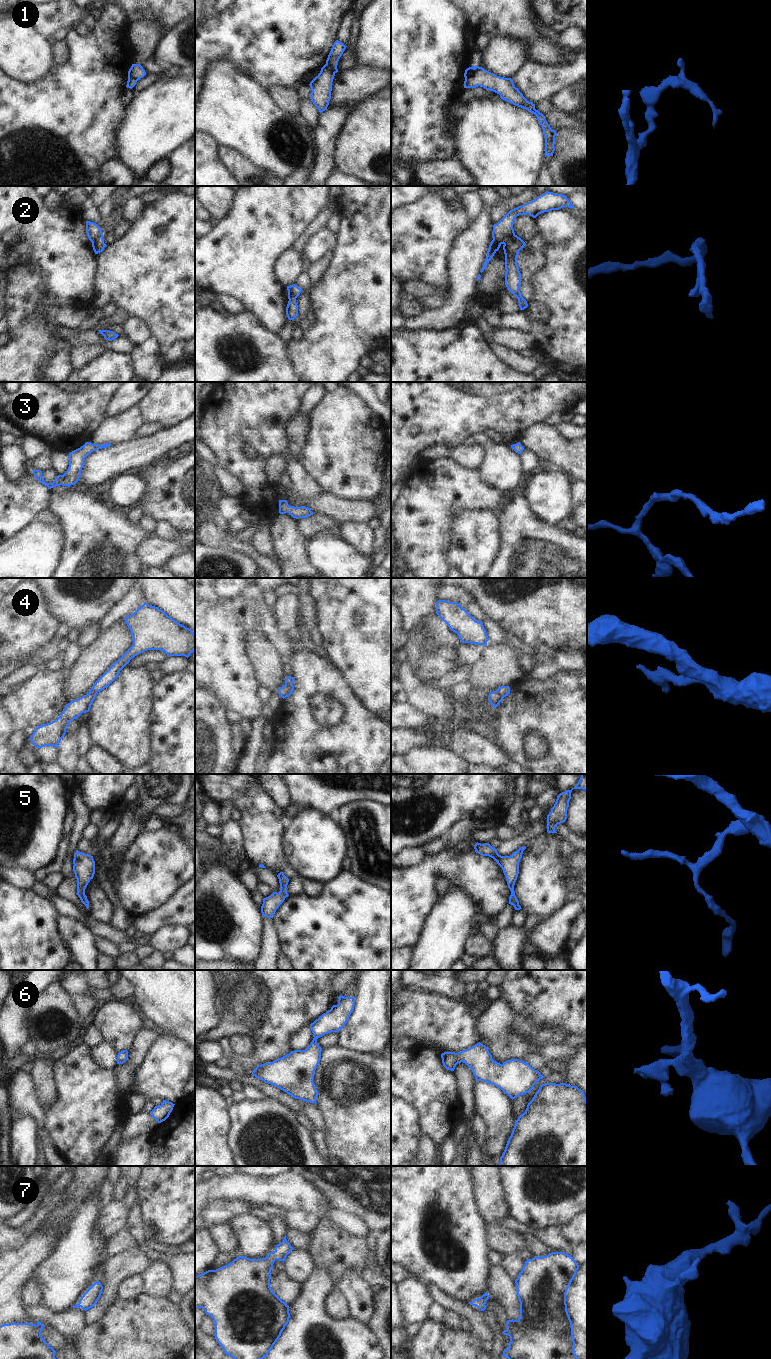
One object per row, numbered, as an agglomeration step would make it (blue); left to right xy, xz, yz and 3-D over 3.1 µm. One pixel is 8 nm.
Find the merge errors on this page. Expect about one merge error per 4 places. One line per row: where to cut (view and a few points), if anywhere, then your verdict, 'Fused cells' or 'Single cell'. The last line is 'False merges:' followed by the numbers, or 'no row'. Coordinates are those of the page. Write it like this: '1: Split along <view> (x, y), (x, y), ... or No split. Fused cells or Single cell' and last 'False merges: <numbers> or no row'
1: Split along yz (474, 68), (474, 71), (465, 79). Fused cells
2: Split along xy (102, 234), (92, 242). Fused cells
3: No split. Single cell
4: Split along xy (88, 693), (95, 694). Fused cells
5: No split. Single cell
6: No split. Single cell
7: No split. Single cell
False merges: 1, 2, 4.

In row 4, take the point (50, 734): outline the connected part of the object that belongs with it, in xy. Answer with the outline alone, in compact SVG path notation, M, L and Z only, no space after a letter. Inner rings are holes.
M86 694L76 700L66 704L60 716L47 724L38 726L30 741L36 748L53 746L58 748L58 744L66 734L66 729L71 721L78 718L82 713L90 711L96 694Z

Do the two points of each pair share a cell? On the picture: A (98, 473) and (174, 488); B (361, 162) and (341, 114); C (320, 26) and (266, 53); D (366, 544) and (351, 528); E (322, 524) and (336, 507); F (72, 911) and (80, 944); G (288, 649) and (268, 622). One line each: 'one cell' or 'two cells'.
A: two cells
B: two cells
C: one cell
D: one cell
E: two cells
F: two cells
G: one cell

